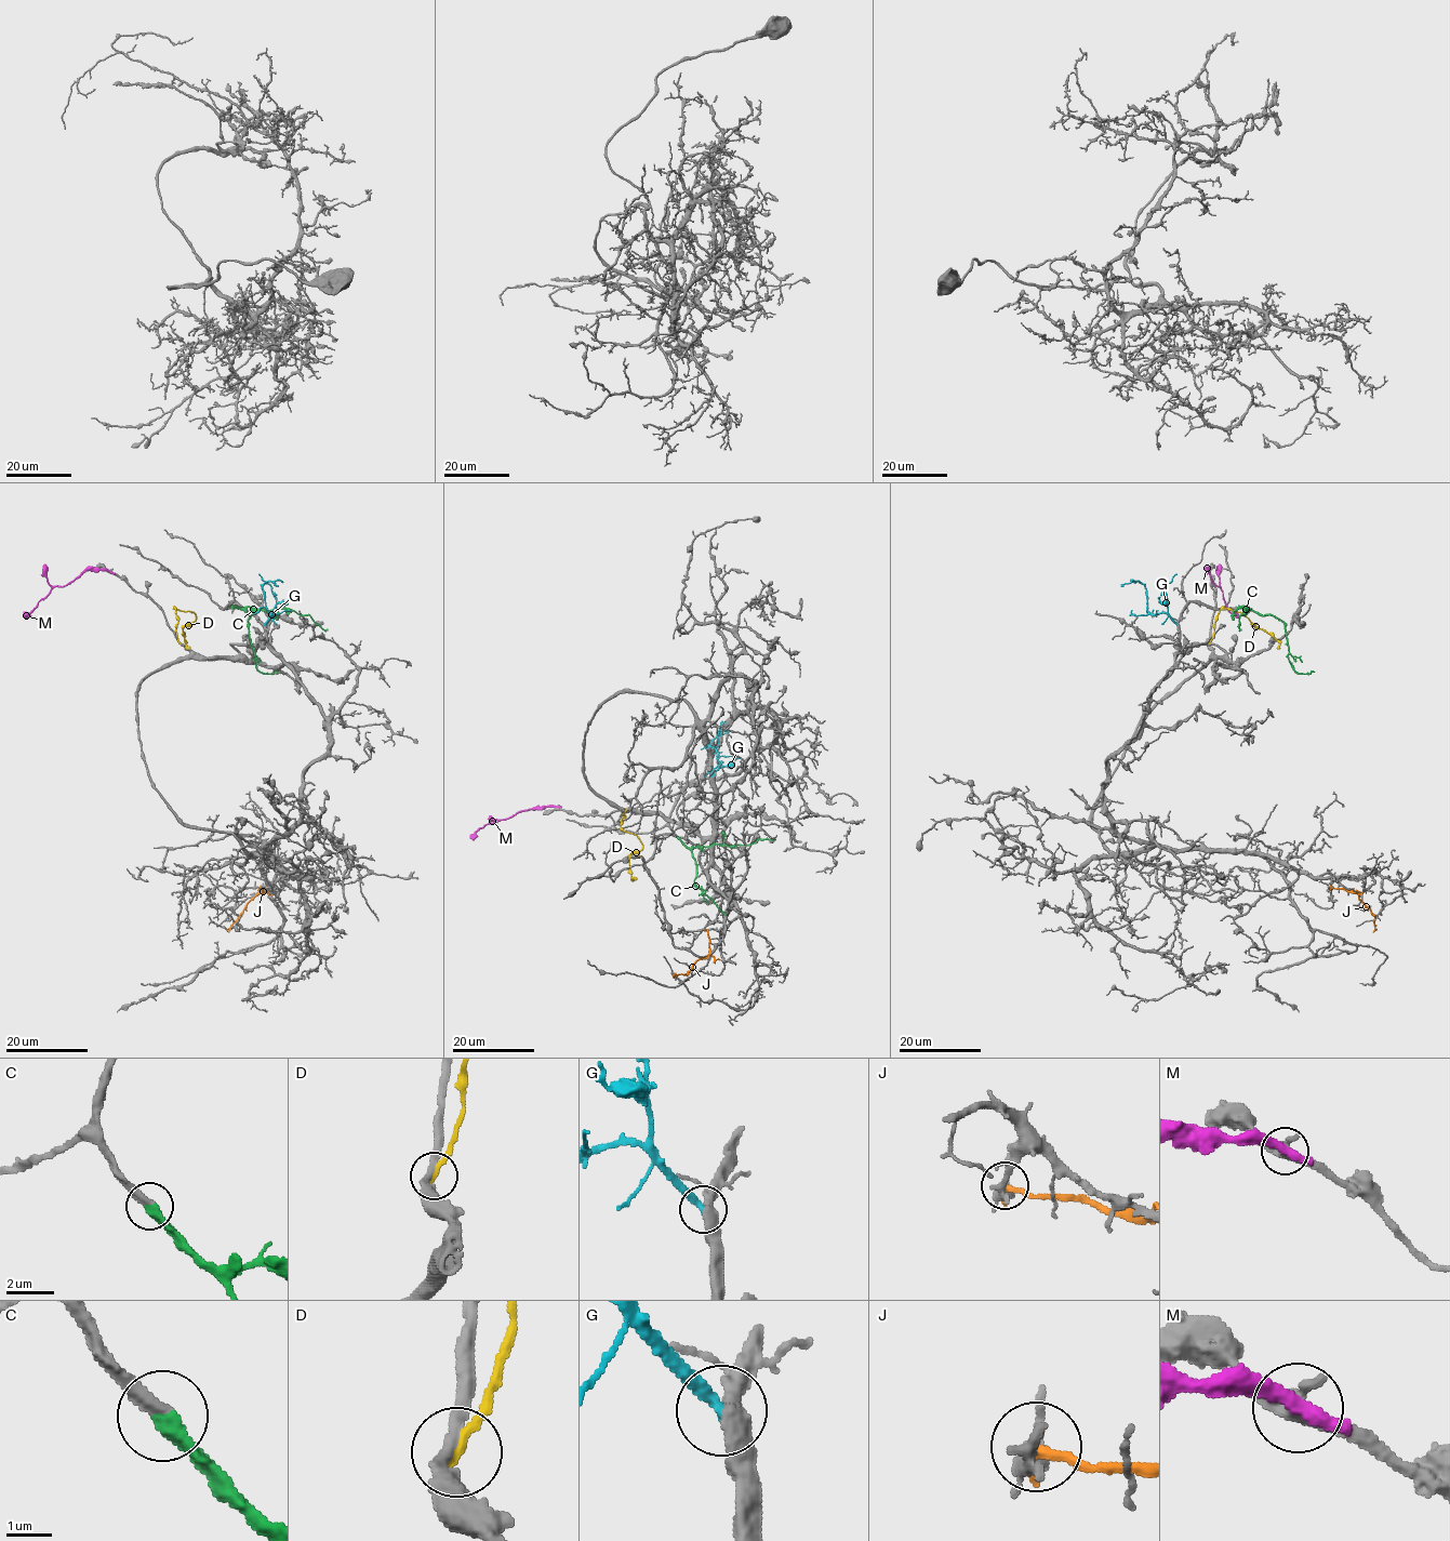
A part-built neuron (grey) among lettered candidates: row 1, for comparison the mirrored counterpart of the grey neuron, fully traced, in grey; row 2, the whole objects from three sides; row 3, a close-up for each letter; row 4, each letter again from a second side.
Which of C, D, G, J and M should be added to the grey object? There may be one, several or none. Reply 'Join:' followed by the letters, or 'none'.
Join: C, G

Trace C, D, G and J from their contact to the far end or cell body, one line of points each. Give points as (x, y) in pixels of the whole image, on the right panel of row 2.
C: (1237, 608), (1278, 618), (1284, 623), (1292, 668), (1298, 673), (1315, 672)
D: (1209, 642), (1221, 609), (1231, 609), (1240, 612), (1258, 628), (1264, 629), (1278, 641), (1278, 649)
G: (1176, 624), (1165, 613), (1147, 611), (1146, 590), (1140, 581), (1122, 586)
J: (1330, 887), (1355, 891), (1374, 917), (1377, 928)

